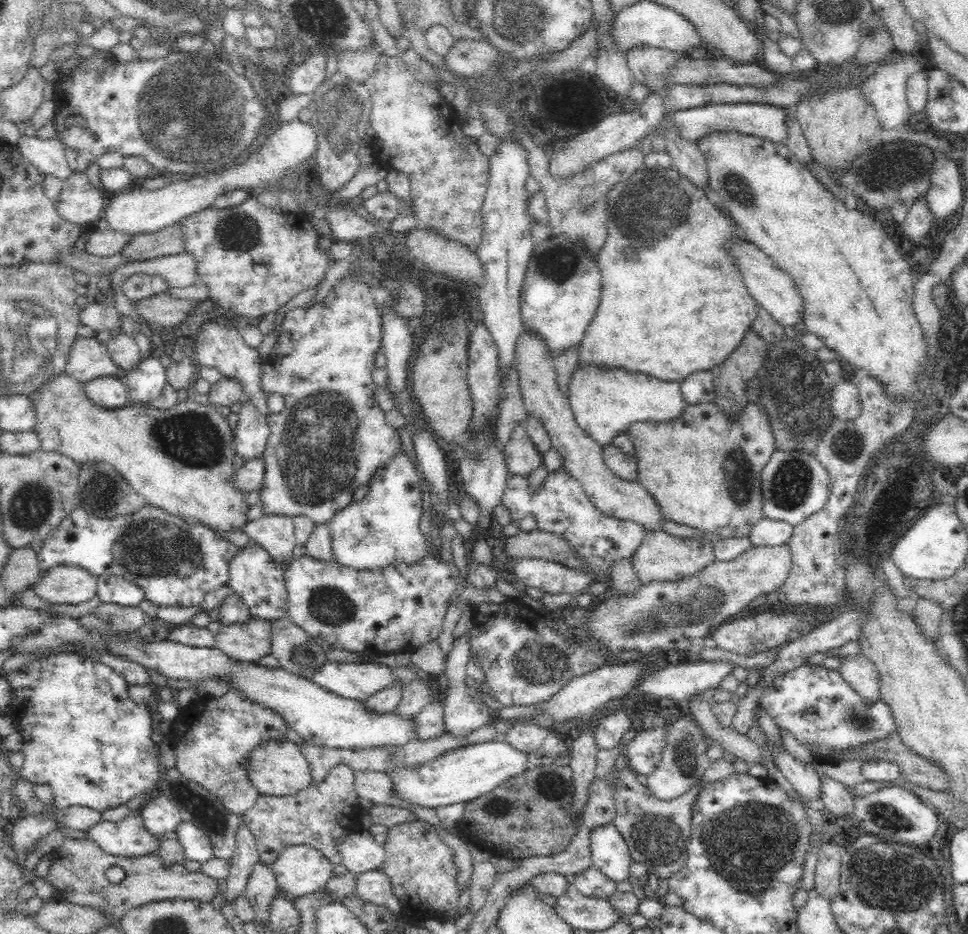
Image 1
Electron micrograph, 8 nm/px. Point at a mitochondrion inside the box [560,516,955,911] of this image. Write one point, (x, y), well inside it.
(746, 843)

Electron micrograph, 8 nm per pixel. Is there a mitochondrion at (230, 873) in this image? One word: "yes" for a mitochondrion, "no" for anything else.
no

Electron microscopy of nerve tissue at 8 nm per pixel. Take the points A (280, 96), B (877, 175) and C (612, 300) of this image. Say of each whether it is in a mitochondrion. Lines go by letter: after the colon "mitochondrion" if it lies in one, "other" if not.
A: other
B: mitochondrion
C: other

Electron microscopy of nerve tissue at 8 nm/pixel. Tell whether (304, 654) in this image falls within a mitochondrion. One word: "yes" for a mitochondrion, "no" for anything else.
yes

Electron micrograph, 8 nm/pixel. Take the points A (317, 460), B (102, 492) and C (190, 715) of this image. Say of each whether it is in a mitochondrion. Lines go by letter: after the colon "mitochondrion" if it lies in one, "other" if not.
A: mitochondrion
B: mitochondrion
C: other

